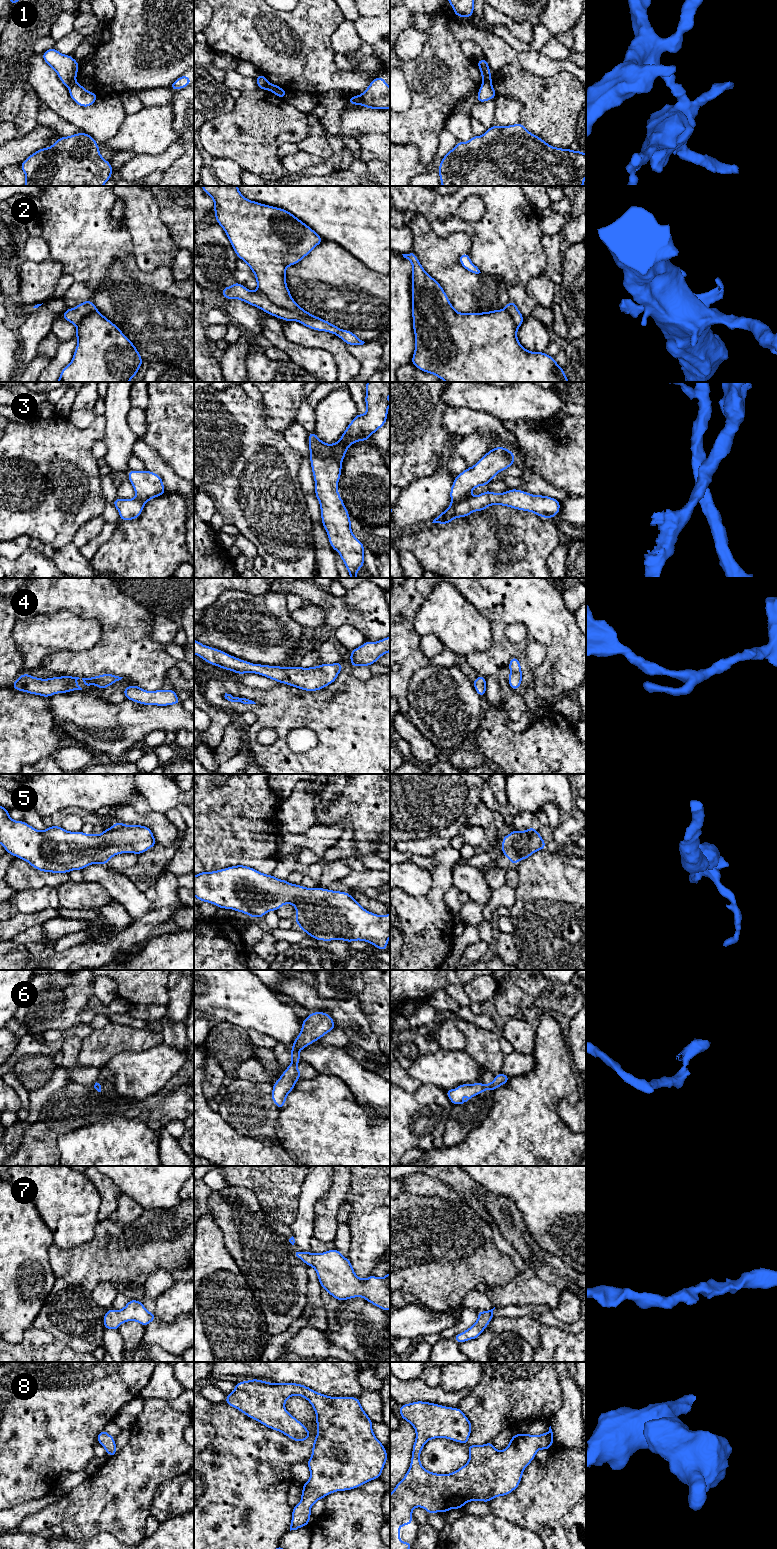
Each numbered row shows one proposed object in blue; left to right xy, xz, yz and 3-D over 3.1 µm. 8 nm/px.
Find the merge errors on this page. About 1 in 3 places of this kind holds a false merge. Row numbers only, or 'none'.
1, 2, 3, 6

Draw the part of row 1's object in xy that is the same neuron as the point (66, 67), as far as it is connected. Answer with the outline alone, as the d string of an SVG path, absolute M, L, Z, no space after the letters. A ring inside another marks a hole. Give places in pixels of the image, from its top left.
M55 47L46 50L41 56L69 89L77 77L79 63L72 56L58 52Z

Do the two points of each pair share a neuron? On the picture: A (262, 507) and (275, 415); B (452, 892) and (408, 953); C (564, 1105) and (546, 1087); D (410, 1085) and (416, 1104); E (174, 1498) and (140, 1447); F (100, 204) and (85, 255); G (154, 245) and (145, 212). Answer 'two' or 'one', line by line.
A: two
B: two
C: two
D: two
E: two
F: one
G: one

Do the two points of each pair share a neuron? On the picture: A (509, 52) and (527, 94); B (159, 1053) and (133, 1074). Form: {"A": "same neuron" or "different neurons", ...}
{"A": "different neurons", "B": "same neuron"}

